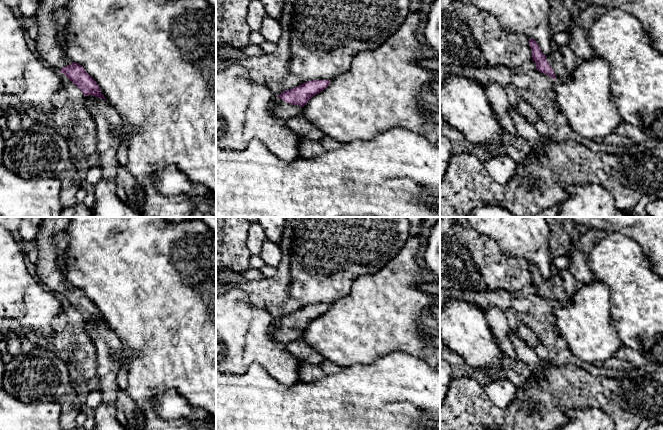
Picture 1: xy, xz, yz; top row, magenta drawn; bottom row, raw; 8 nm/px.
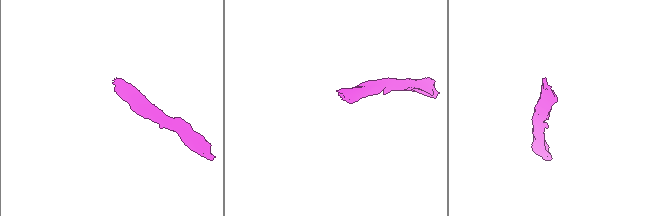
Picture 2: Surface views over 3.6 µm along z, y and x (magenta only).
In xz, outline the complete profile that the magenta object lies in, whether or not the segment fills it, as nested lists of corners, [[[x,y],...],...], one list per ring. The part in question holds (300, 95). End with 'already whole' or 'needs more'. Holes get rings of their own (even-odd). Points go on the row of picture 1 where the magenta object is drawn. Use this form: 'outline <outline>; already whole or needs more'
outline [[[312,80],[290,90],[283,91],[277,96],[273,115],[284,122],[292,117],[303,115],[303,107],[308,101],[328,87],[330,80]]]; needs more

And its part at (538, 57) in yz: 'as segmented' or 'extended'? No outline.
extended

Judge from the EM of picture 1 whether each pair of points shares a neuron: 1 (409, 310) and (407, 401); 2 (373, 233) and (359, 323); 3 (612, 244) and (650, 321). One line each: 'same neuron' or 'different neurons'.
1: different neurons
2: different neurons
3: same neuron

